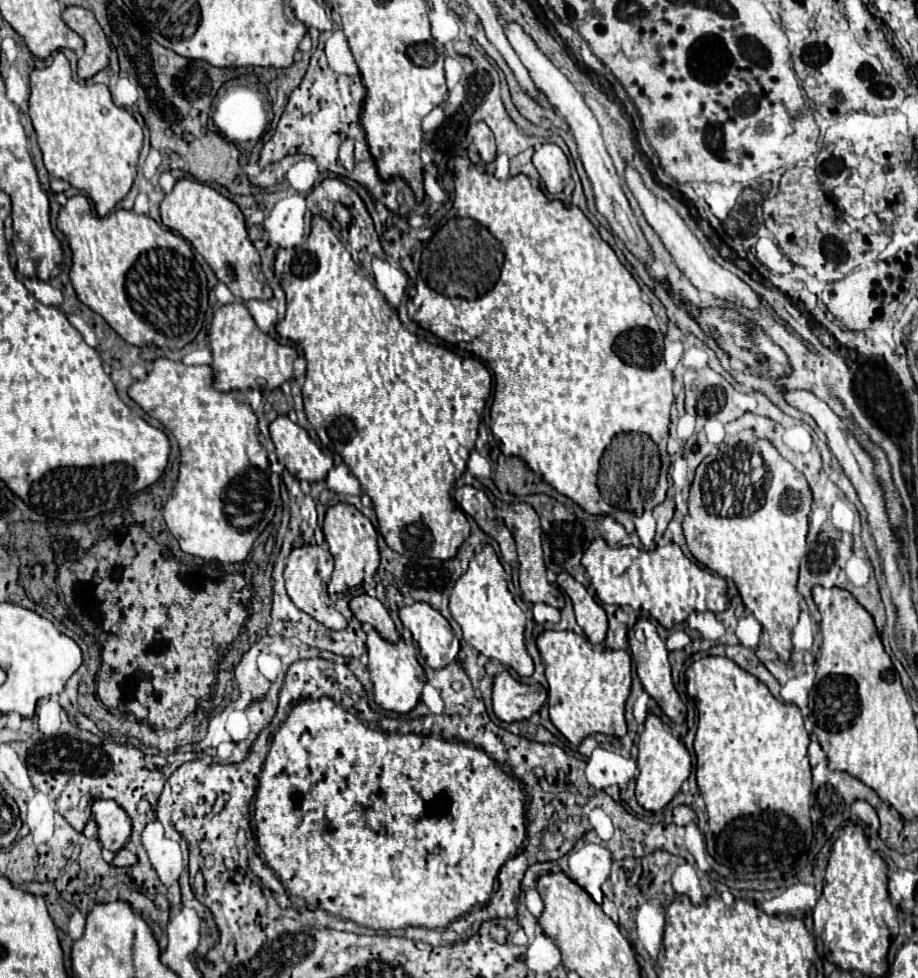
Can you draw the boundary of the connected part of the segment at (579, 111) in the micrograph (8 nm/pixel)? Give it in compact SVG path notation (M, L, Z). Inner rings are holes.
M503 22L505 28L505 36L509 40L509 44L513 46L513 50L517 52L521 64L529 70L529 76L535 84L535 88L547 98L547 102L553 106L553 110L567 122L573 140L577 144L577 152L579 158L583 162L583 168L591 180L593 186L593 194L595 194L595 204L597 210L607 218L607 222L611 224L611 230L623 240L623 244L639 258L643 260L647 266L653 262L653 254L649 250L649 244L645 242L645 236L633 216L633 210L621 190L621 180L615 172L615 166L611 162L611 156L605 150L603 144L603 136L601 136L601 128L597 124L597 118L593 114L593 110L585 104L583 94L571 84L571 80L567 80L567 76L563 76L563 72L559 72L559 68L555 68L555 64L551 64L551 60L547 60L547 56L543 56L543 52L539 52L539 48L535 48L535 42L531 40L531 36L527 36L527 32L523 32L523 26L517 22Z

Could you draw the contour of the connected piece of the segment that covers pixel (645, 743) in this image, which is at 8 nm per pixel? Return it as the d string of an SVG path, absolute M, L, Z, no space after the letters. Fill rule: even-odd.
M655 714L647 716L645 728L643 728L641 736L639 736L637 748L639 748L639 756L637 756L639 776L637 776L635 798L637 798L639 806L643 806L645 810L659 812L661 808L665 808L671 802L671 798L679 792L681 784L691 774L689 752L687 752L685 744L679 738L675 738Z

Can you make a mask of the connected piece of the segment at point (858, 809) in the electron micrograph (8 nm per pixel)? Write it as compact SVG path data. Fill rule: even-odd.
M857 800L851 810L857 814L858 819L863 820L867 824L867 828L875 834L879 830L879 818L877 818L877 812L863 800Z

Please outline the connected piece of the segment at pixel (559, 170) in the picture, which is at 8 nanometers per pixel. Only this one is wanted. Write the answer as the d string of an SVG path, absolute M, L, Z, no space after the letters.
M545 142L539 150L533 154L533 166L537 168L539 176L545 182L545 188L551 194L557 194L565 188L565 182L569 180L569 160L563 154L563 150L557 144Z

